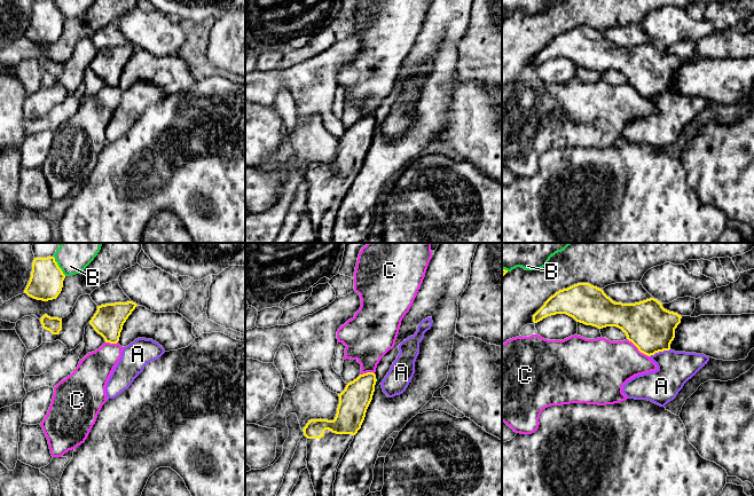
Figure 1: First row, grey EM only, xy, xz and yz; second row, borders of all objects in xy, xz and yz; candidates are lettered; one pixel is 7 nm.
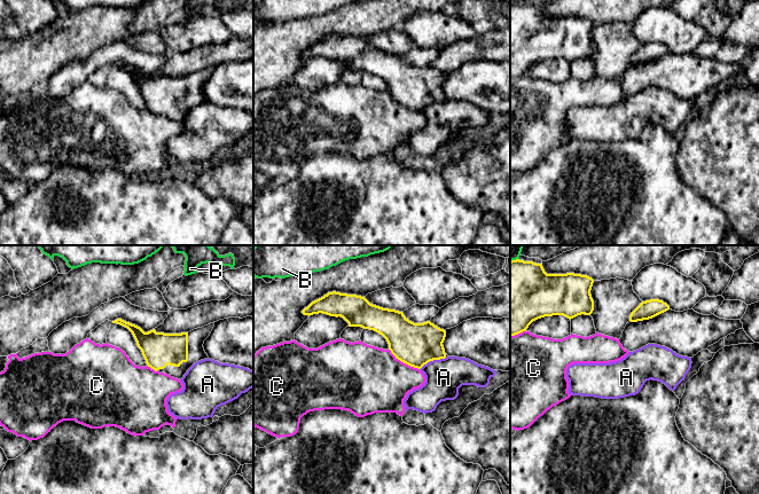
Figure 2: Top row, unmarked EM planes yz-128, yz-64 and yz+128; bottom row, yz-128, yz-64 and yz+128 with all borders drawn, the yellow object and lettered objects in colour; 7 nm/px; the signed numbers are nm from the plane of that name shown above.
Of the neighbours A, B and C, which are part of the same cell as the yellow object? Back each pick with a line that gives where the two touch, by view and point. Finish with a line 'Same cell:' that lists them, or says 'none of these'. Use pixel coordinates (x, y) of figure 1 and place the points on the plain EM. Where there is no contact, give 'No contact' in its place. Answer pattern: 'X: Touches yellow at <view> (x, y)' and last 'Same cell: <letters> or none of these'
Same cell: none of these

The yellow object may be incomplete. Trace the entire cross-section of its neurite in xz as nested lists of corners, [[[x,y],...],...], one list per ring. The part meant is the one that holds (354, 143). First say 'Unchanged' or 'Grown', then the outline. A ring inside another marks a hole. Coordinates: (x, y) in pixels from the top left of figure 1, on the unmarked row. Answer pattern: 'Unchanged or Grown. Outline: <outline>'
Grown. Outline: [[[374,116],[360,118],[338,137],[333,164],[311,163],[303,173],[307,181],[307,212],[317,243],[332,243],[337,212],[361,172],[376,125]]]

